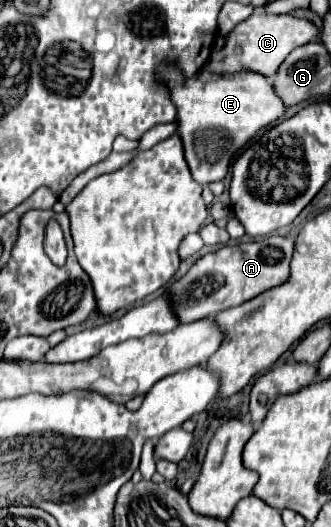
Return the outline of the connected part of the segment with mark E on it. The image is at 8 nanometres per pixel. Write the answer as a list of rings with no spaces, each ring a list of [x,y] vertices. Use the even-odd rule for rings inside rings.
[[[161,66],[159,78],[171,88],[171,100],[177,106],[185,160],[193,180],[201,186],[223,180],[229,172],[233,154],[237,154],[259,130],[277,124],[287,110],[283,100],[273,92],[273,82],[255,72],[241,70],[213,76],[202,68],[193,78],[185,80],[177,68]]]

